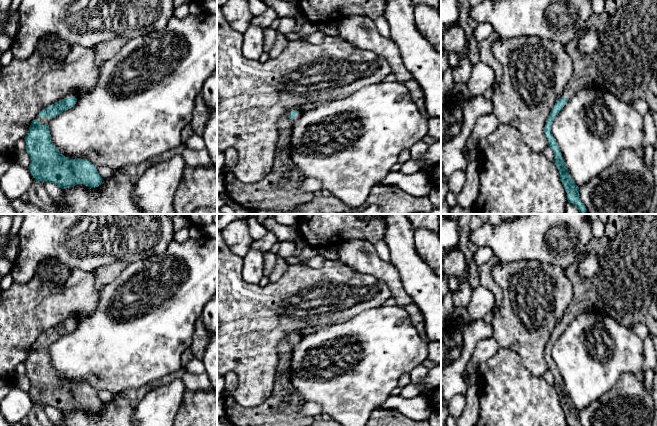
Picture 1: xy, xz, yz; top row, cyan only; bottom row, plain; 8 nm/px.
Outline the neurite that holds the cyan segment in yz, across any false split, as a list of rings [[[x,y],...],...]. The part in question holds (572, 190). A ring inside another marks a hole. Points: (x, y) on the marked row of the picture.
[[[605,0],[604,11],[593,14],[588,25],[597,31],[600,46],[594,53],[583,55],[576,42],[565,45],[574,73],[544,127],[567,200],[580,213],[587,209],[552,134],[552,123],[569,97],[588,85],[606,90],[629,104],[641,99],[657,113],[657,96],[649,87],[657,54],[657,0]]]

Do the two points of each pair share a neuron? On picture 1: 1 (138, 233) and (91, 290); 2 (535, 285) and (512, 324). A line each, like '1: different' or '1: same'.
1: different
2: same

